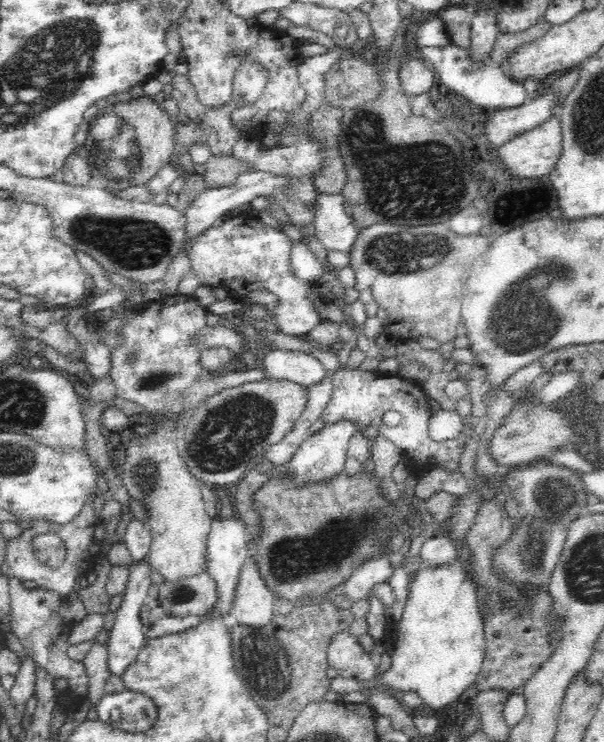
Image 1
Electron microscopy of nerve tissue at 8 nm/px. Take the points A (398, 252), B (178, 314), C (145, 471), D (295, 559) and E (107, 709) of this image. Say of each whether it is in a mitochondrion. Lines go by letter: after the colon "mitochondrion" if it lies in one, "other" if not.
A: mitochondrion
B: other
C: mitochondrion
D: mitochondrion
E: other

